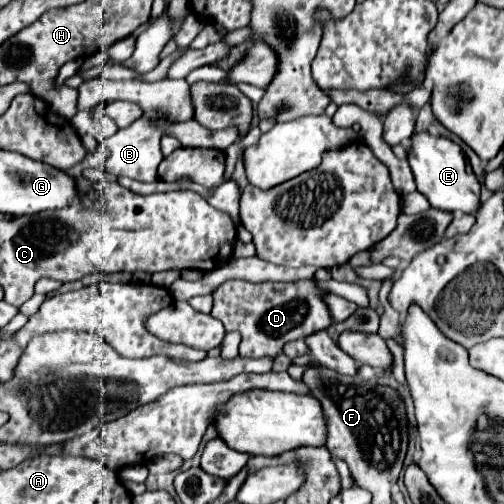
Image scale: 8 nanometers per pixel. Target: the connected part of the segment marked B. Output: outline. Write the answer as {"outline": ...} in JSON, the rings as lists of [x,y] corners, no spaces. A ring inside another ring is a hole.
{"outline":[[[144,113],[138,121],[134,121],[132,125],[120,129],[116,135],[106,139],[106,147],[108,147],[108,159],[104,165],[106,175],[114,179],[130,177],[130,179],[144,181],[144,183],[158,181],[158,165],[162,161],[162,151],[160,151],[162,131],[154,125],[154,119],[158,117],[160,115],[156,113]]]}

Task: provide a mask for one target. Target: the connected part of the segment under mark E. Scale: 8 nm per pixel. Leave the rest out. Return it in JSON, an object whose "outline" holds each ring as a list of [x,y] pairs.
{"outline":[[[418,133],[412,137],[408,163],[412,167],[418,191],[430,201],[434,209],[448,213],[460,211],[470,215],[476,215],[480,211],[480,183],[470,167],[470,161],[454,141],[446,137],[434,137],[430,133]]]}

